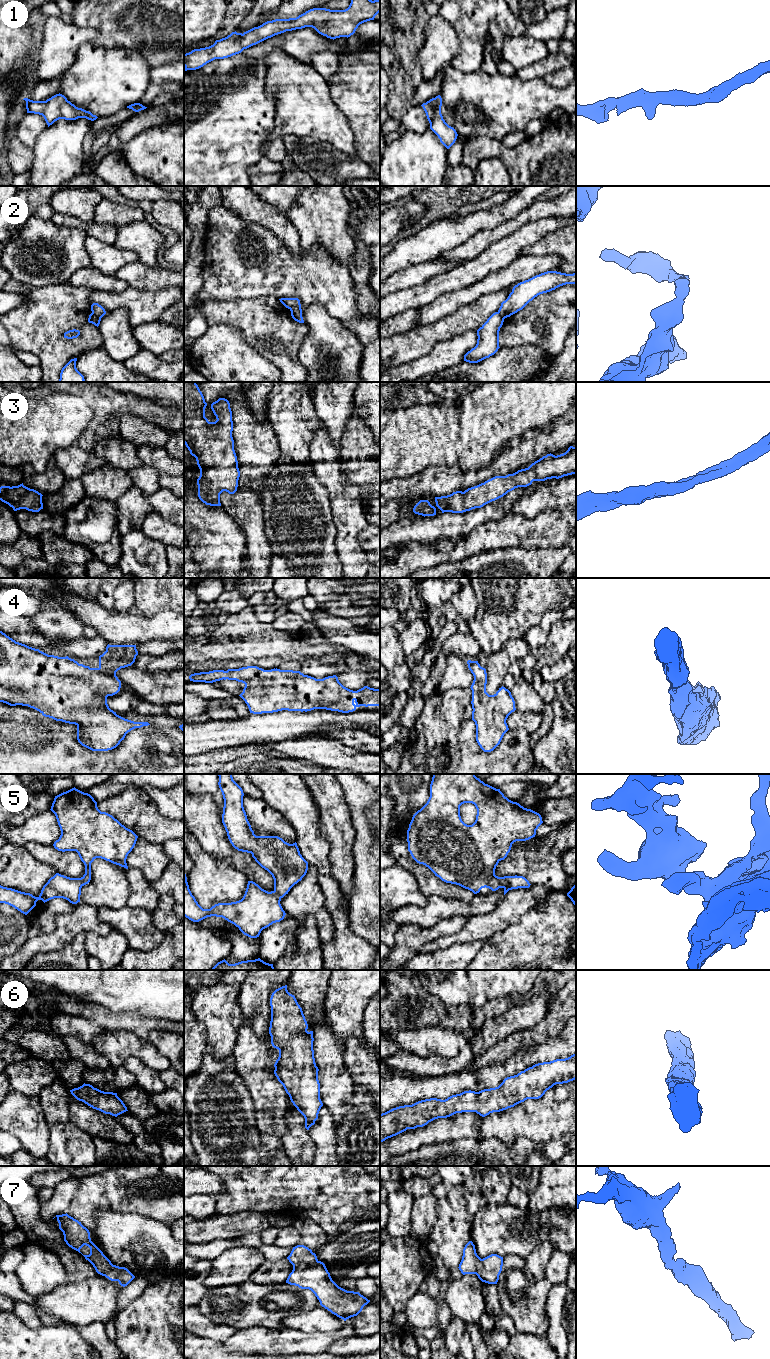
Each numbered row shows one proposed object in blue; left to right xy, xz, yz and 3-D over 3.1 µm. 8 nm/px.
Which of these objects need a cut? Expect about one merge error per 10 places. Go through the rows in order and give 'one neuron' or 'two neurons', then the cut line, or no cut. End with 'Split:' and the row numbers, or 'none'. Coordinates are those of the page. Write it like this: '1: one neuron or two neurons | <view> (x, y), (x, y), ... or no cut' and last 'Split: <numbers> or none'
1: one neuron | no cut
2: two neurons | xz (300, 305), (294, 305), (289, 308)
3: one neuron | no cut
4: one neuron | no cut
5: one neuron | no cut
6: one neuron | no cut
7: one neuron | no cut
Split: 2

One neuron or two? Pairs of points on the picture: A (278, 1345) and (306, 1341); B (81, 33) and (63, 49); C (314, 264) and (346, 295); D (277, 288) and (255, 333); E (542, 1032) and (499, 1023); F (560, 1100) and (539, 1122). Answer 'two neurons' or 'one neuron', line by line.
A: one neuron
B: one neuron
C: one neuron
D: two neurons
E: two neurons
F: one neuron

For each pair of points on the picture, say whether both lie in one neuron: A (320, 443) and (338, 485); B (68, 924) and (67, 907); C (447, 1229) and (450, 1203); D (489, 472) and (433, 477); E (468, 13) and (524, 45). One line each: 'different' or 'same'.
A: same
B: different
C: same
D: same
E: different

